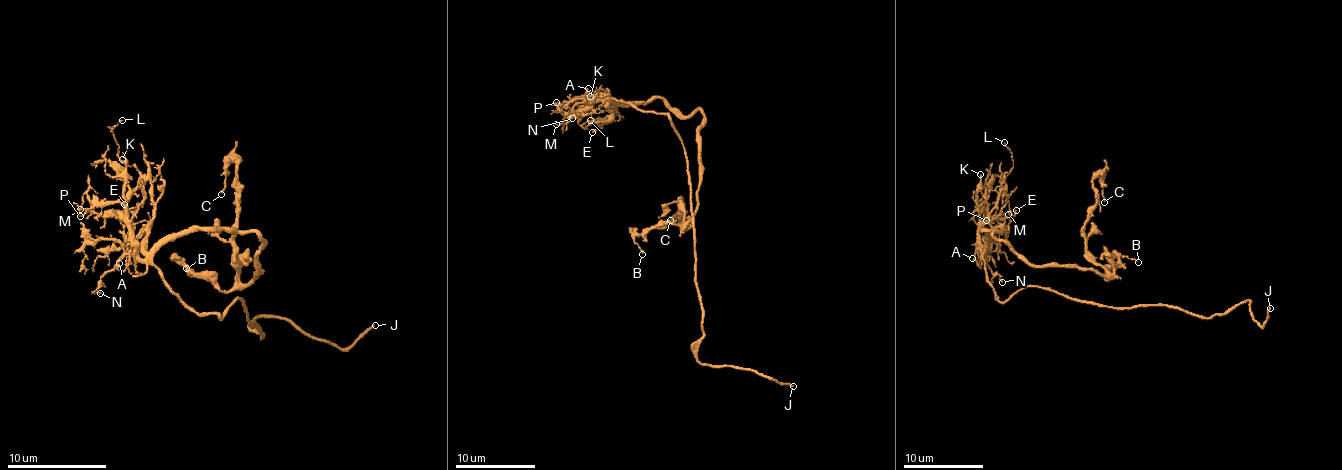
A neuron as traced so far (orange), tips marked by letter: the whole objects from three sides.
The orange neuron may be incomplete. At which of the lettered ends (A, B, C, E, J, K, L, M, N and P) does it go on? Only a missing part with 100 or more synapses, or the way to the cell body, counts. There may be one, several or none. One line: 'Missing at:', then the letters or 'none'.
Missing at: J

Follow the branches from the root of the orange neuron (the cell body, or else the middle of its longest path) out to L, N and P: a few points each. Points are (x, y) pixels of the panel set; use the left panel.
L: (181, 298), (167, 283), (147, 249), (147, 224), (154, 209), (152, 187), (117, 154), (112, 130), (122, 120)
N: (181, 298), (157, 268), (132, 256), (124, 256), (100, 278), (100, 293)
P: (181, 298), (167, 283), (164, 276), (137, 253), (137, 241), (127, 211), (117, 201), (102, 201), (80, 216)

